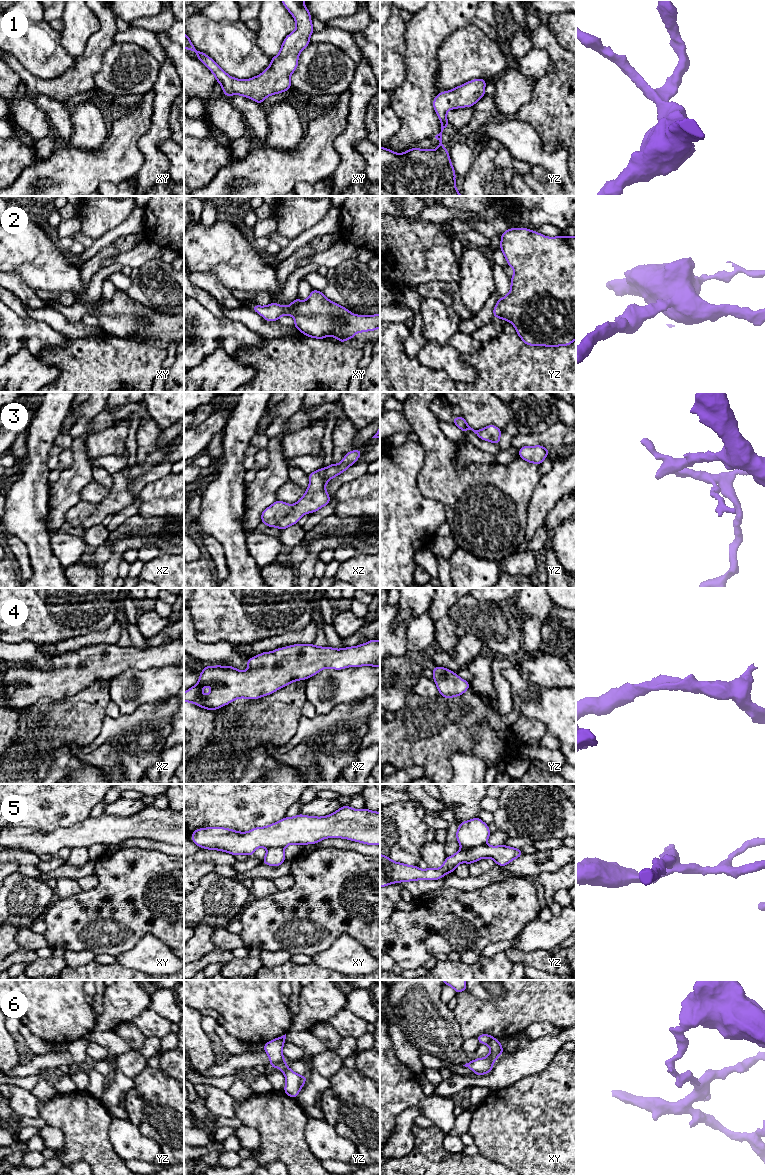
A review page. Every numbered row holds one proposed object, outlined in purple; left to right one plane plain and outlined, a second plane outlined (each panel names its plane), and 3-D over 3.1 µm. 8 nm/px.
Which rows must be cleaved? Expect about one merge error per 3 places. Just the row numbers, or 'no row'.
5, 6

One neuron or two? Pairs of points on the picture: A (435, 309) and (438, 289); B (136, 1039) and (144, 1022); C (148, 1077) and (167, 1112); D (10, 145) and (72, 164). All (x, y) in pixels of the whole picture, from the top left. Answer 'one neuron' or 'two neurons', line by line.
A: two neurons
B: two neurons
C: one neuron
D: two neurons

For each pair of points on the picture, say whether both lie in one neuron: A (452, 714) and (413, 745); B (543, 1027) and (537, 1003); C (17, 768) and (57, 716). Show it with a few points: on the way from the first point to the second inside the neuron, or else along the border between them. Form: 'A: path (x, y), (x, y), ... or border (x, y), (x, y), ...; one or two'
A: path (442, 724), (423, 735); one
B: border (561, 1028), (547, 1022), (532, 1022), (520, 1031); two
C: path (29, 755), (36, 737), (44, 729); one

